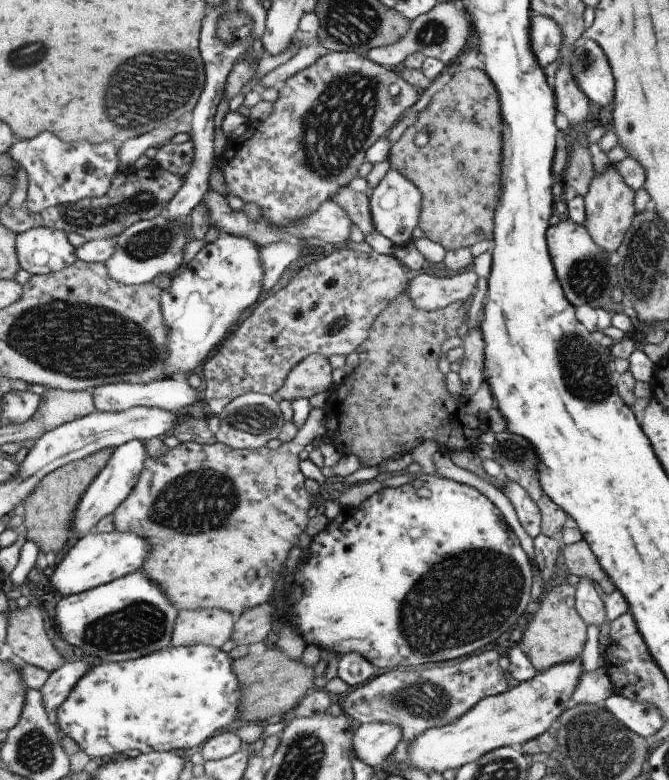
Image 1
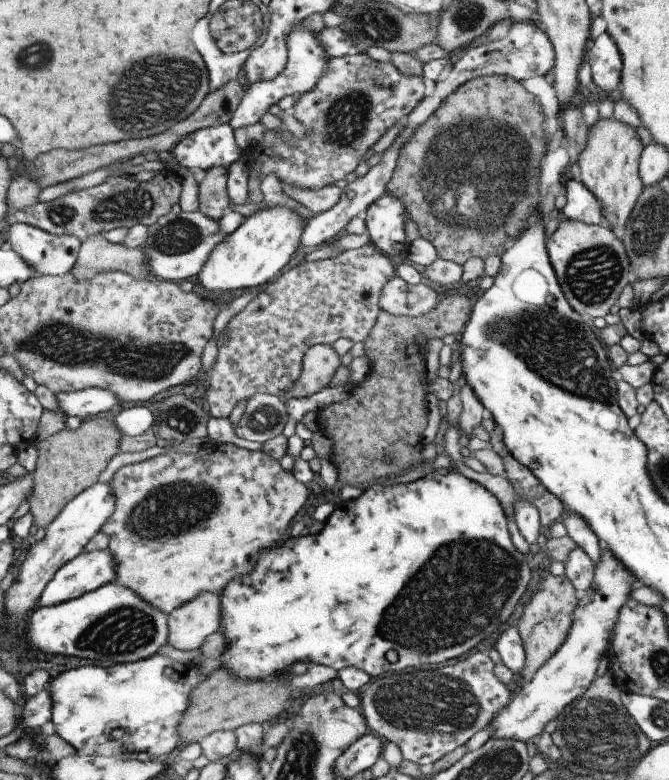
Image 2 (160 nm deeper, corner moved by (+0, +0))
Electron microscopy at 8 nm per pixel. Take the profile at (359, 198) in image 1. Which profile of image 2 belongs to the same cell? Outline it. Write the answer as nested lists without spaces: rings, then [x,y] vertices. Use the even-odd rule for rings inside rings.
[[[283,185],[282,191],[285,196],[303,205],[313,216],[329,210],[337,202],[341,194],[338,188],[331,185],[318,189],[304,189]]]

